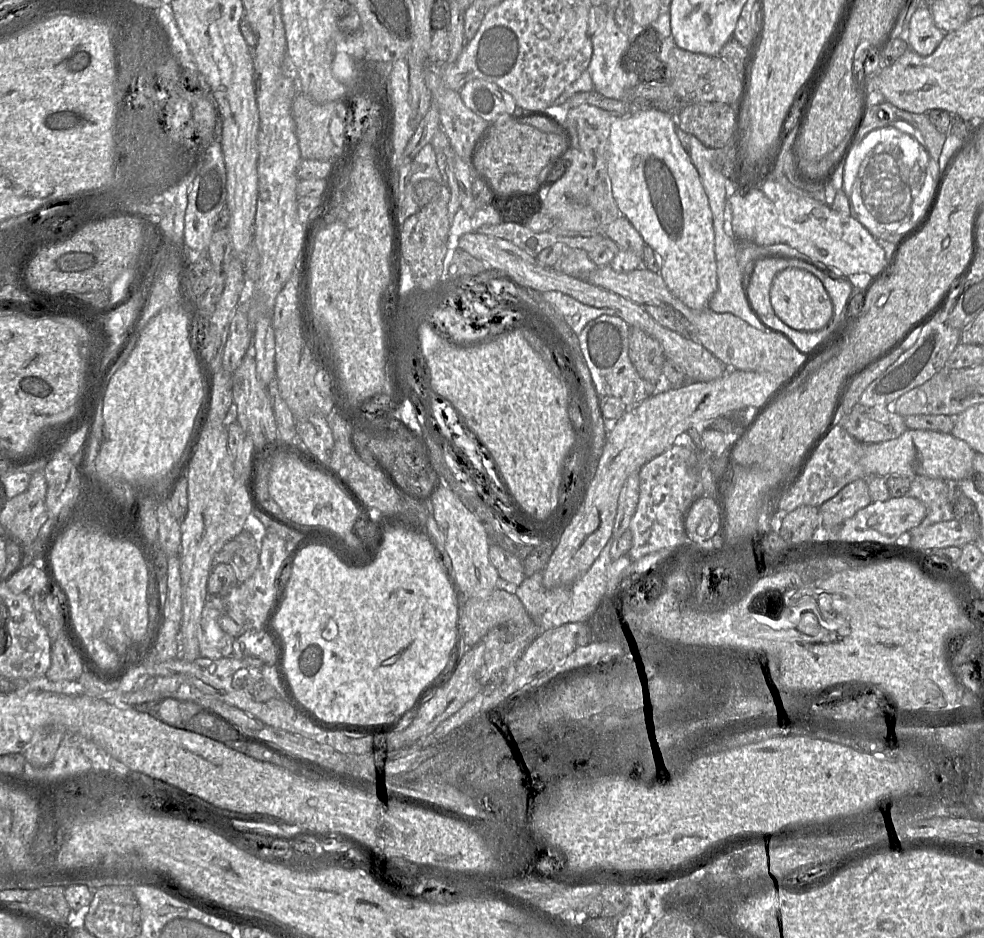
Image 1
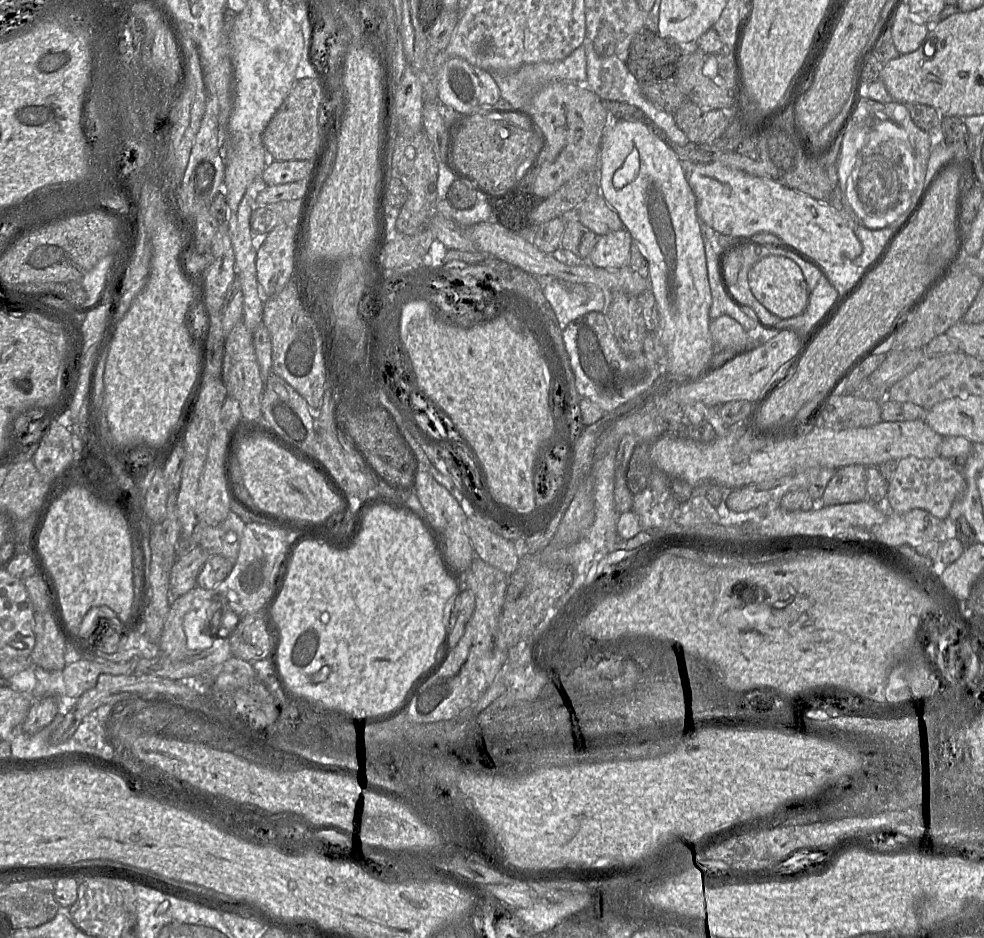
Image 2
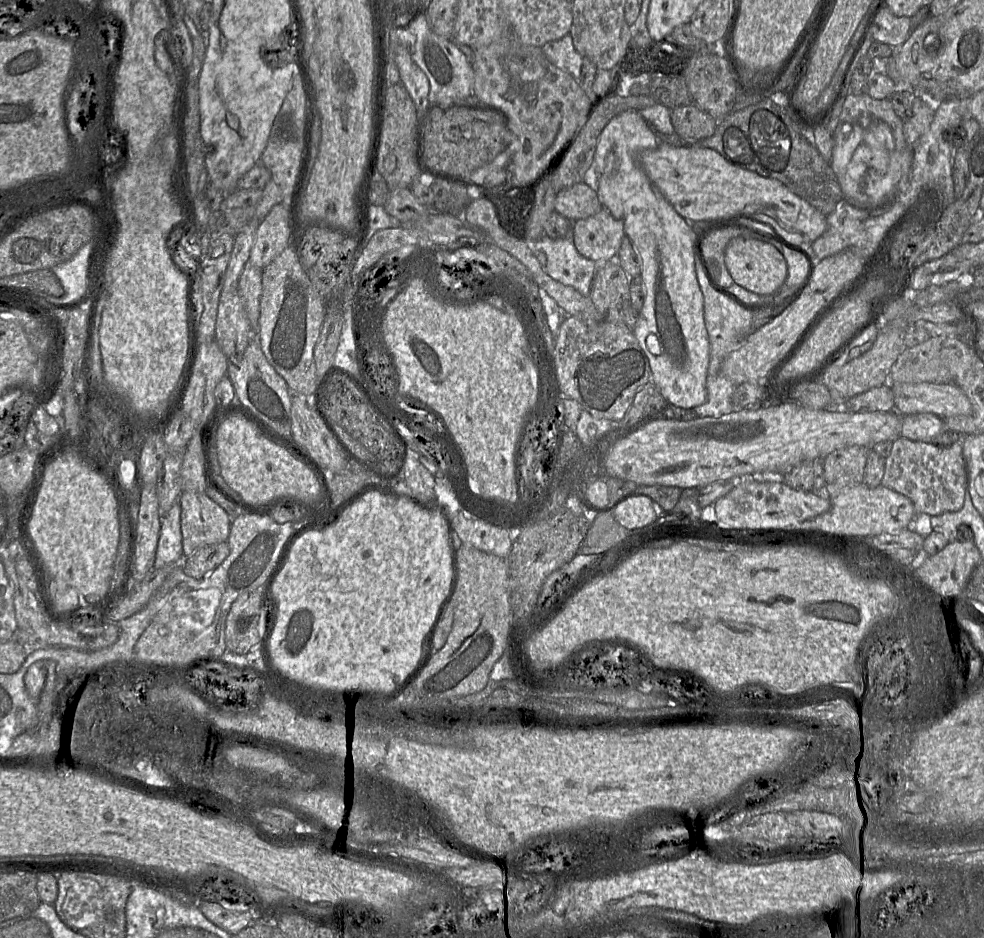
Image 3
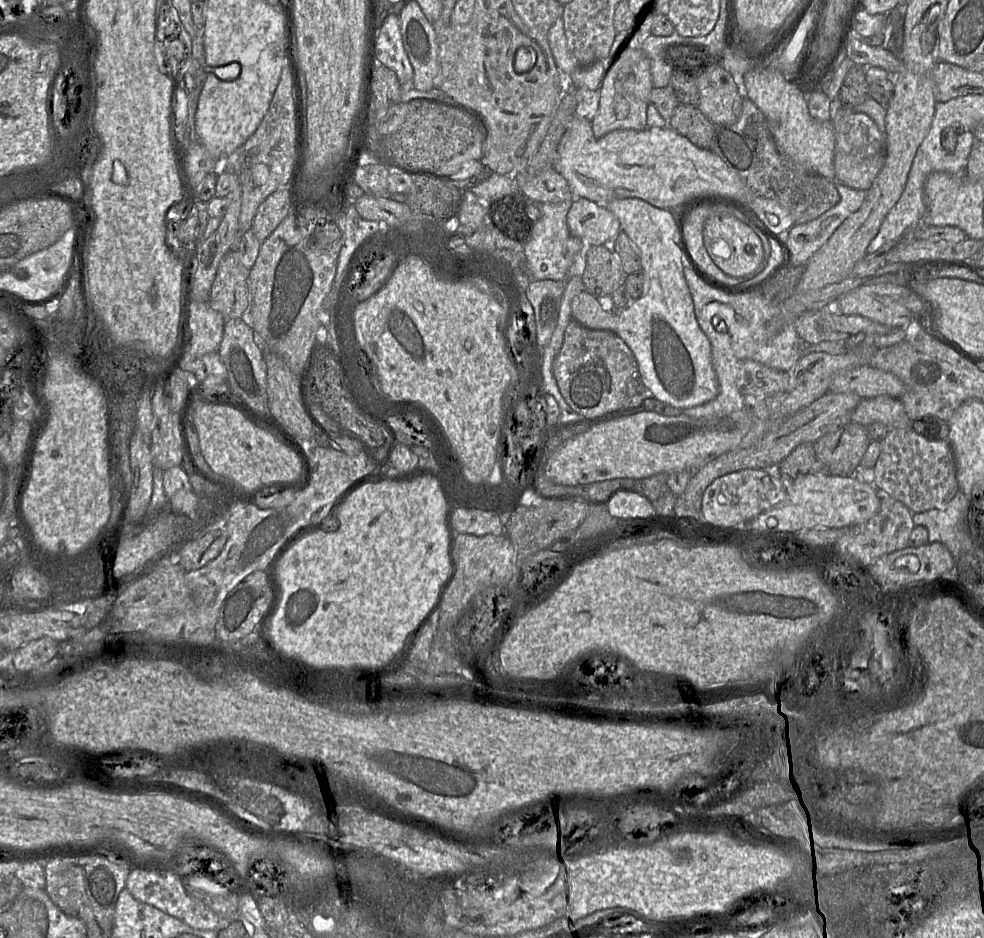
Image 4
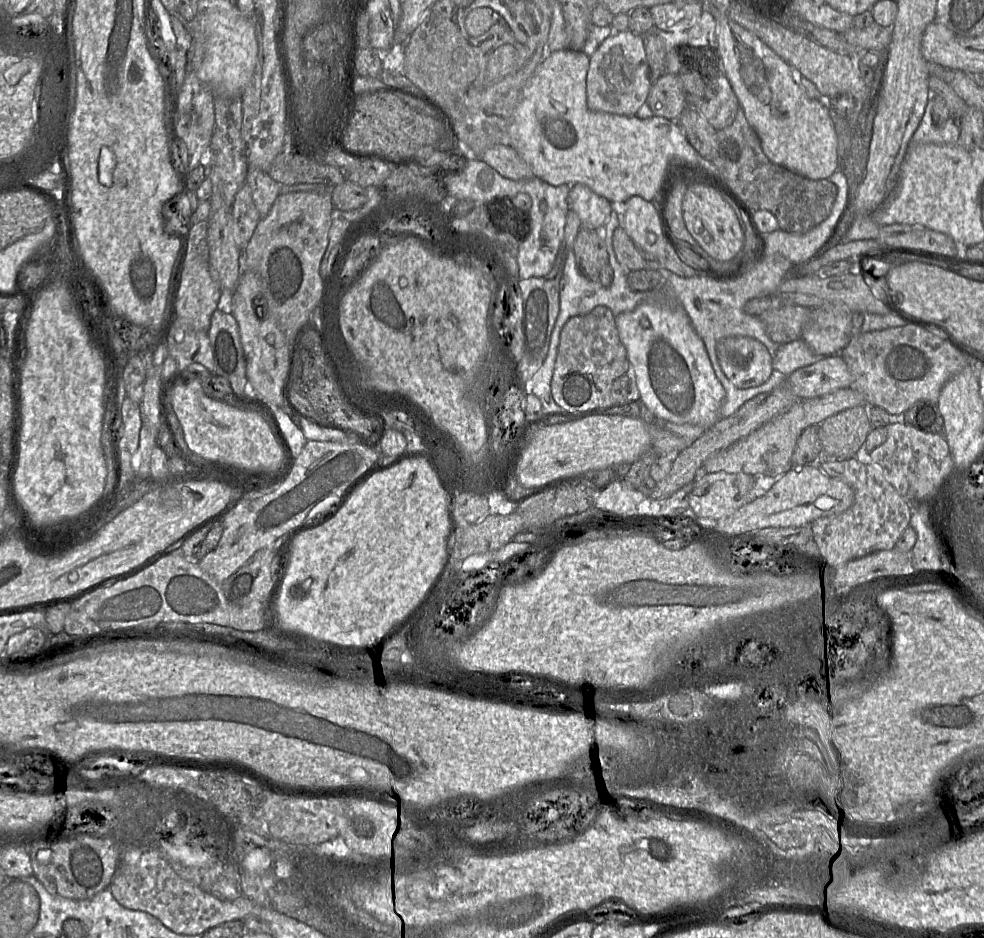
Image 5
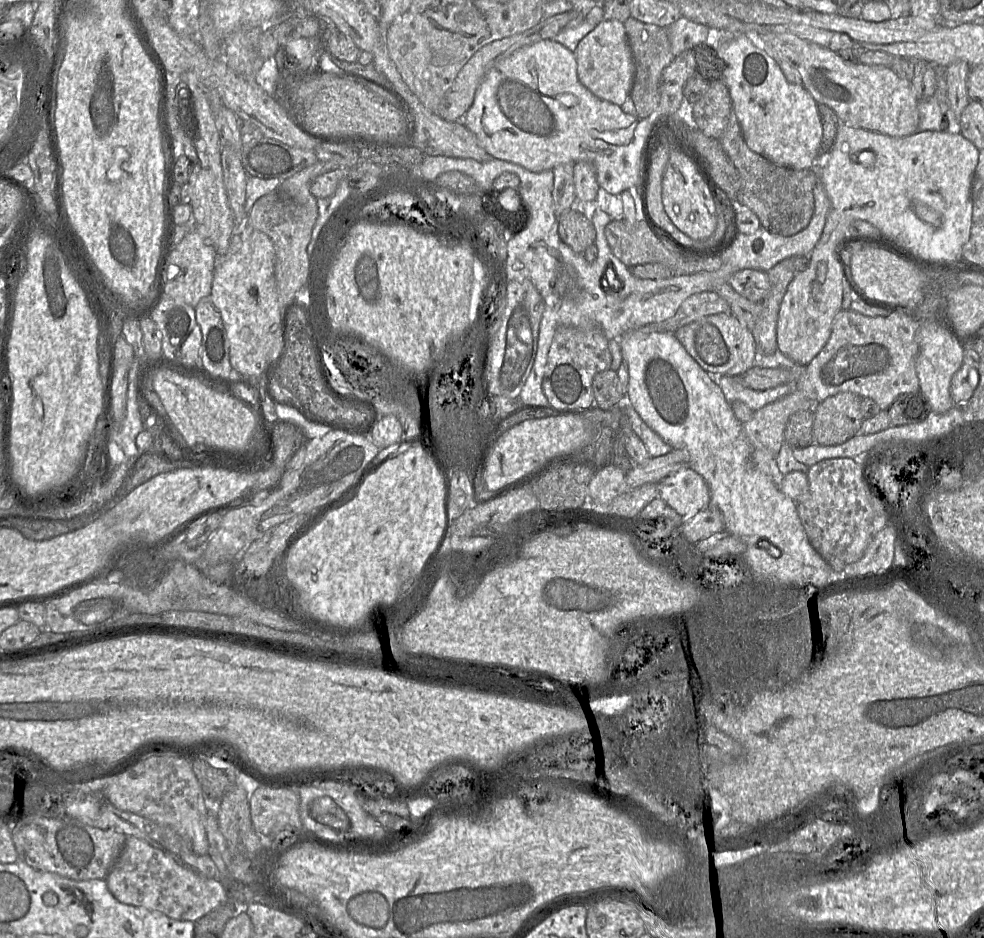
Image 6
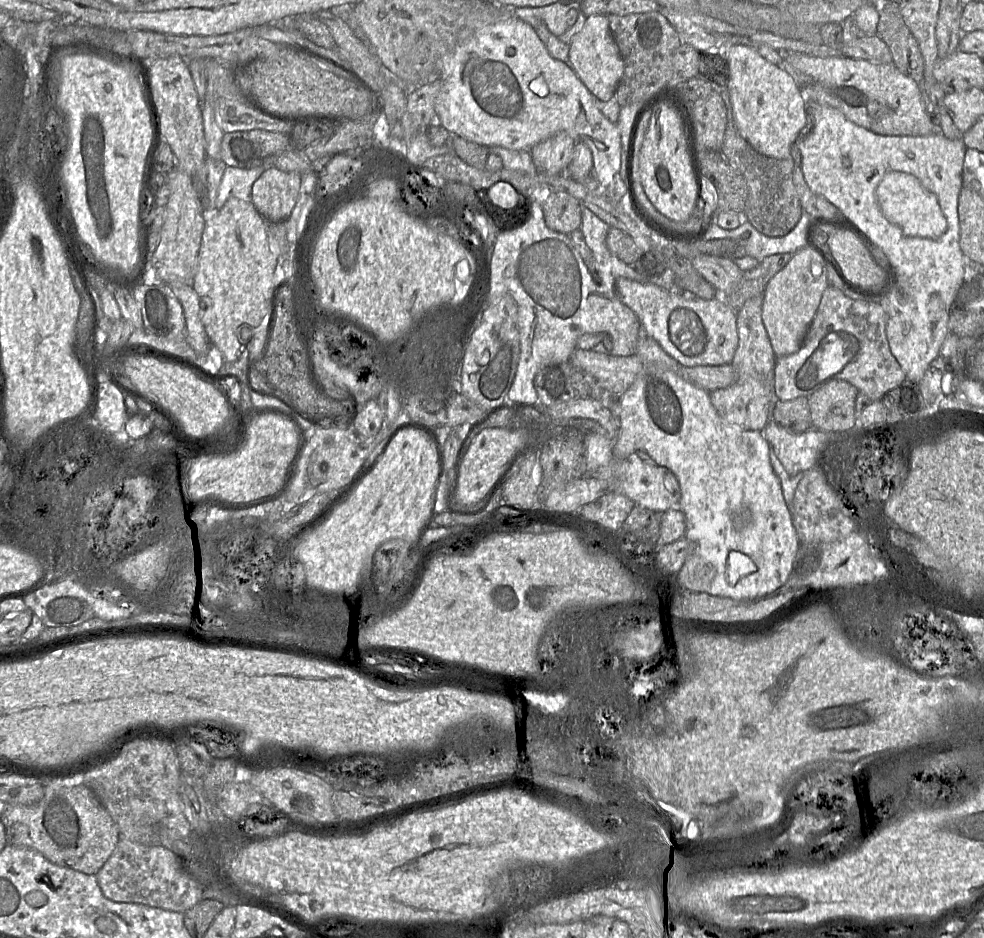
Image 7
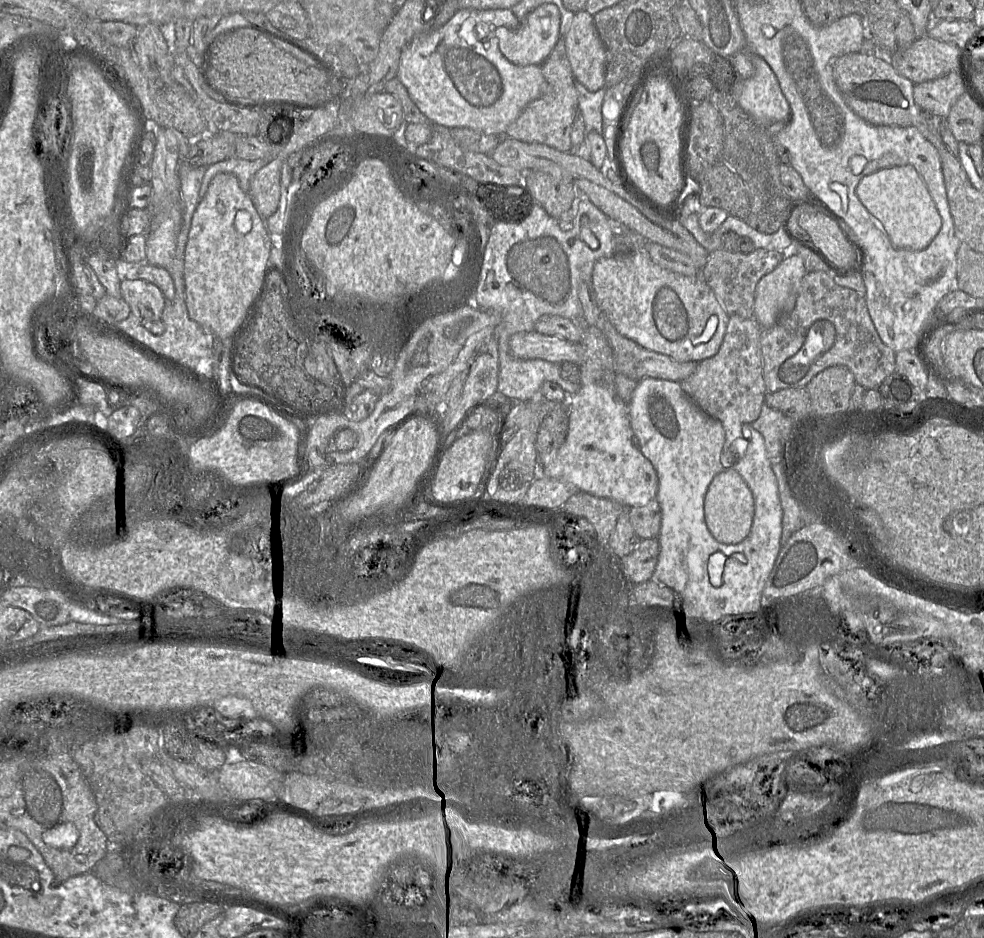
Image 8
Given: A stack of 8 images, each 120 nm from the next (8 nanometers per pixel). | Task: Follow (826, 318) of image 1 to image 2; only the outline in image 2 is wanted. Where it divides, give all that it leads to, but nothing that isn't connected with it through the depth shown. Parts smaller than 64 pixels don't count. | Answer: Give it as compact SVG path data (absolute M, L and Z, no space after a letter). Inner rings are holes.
M769 255L759 260L748 274L750 291L756 300L780 319L801 315L807 308L810 290L801 268L791 259Z

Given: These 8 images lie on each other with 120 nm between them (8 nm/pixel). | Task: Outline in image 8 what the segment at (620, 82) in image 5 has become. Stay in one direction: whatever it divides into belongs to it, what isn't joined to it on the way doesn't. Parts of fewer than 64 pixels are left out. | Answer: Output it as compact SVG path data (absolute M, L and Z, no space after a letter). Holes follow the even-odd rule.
M586 11L574 14L569 30L564 36L566 55L575 80L591 92L605 86L606 49L594 24L593 15Z

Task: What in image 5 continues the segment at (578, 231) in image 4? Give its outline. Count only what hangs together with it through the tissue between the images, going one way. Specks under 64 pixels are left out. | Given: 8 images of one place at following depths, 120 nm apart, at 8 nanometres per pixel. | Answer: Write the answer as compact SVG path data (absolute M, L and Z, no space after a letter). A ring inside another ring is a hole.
M580 183L570 186L568 204L569 209L578 215L582 226L594 230L601 229L612 212L610 201Z

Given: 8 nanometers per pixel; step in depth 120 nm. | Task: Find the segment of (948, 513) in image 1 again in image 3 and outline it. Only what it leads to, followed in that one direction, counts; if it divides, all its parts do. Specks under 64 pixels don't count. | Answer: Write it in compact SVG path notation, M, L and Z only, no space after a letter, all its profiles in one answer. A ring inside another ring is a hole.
M898 437L892 442L890 454L885 459L881 485L909 498L917 514L936 516L960 510L967 488L967 471L961 443L940 446Z

